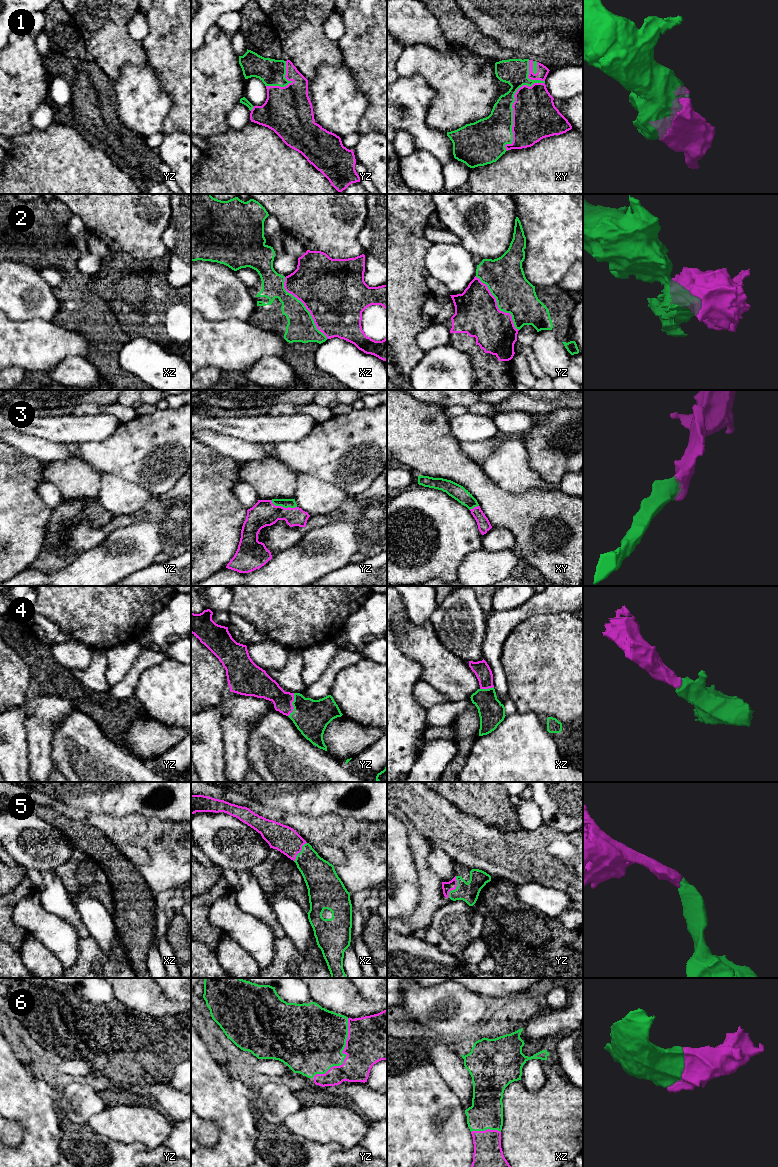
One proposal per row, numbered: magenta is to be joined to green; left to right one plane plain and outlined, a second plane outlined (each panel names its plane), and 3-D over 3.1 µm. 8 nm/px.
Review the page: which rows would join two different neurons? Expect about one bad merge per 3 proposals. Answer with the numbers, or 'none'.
2

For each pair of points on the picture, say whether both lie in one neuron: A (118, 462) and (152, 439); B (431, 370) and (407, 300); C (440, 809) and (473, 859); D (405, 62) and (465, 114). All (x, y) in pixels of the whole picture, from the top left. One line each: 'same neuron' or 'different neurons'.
A: same neuron
B: different neurons
C: same neuron
D: same neuron

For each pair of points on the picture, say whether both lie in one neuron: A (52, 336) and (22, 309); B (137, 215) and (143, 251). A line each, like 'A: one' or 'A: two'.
A: two
B: one

